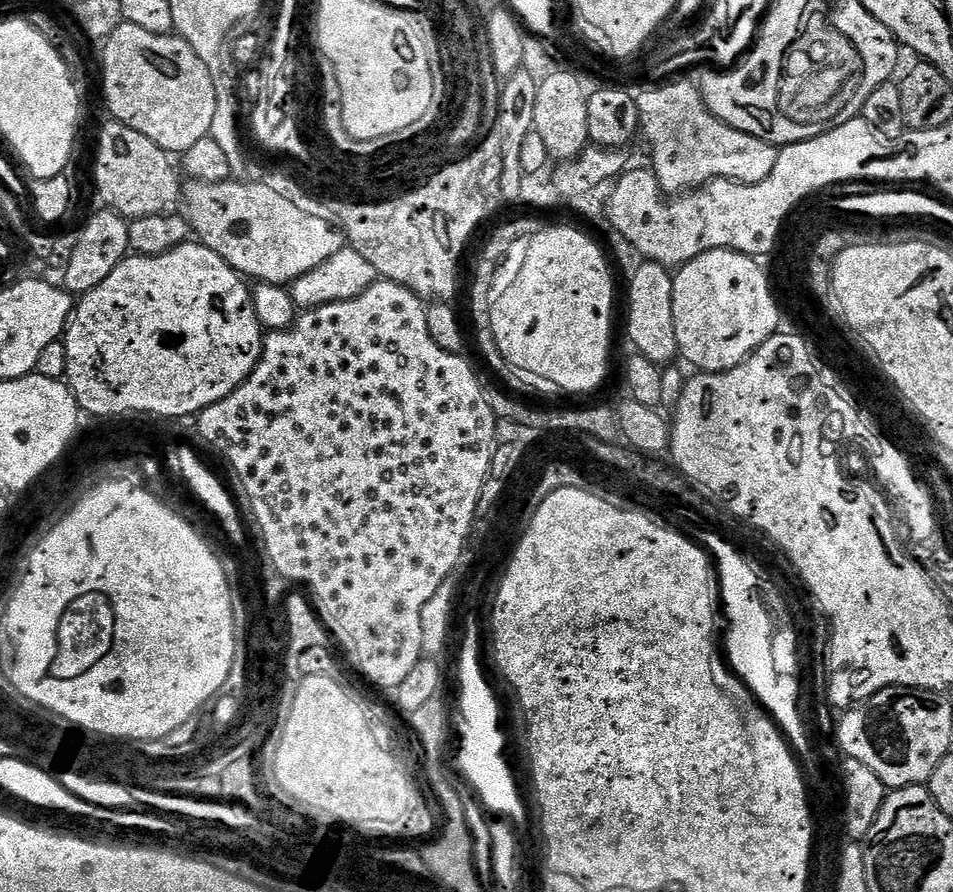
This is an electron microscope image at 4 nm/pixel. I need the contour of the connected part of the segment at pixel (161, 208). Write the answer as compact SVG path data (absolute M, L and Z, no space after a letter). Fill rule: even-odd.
M108 122L100 132L100 145L96 148L96 188L100 191L101 198L108 203L105 205L125 218L137 220L150 214L171 213L175 209L172 207L179 205L182 200L181 177L177 165L176 168L172 165L172 160L173 157L150 142L146 134L138 134L138 130L130 130L130 126L119 122Z

